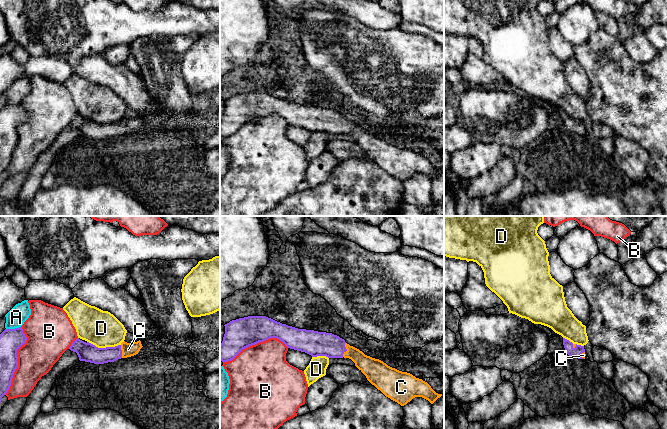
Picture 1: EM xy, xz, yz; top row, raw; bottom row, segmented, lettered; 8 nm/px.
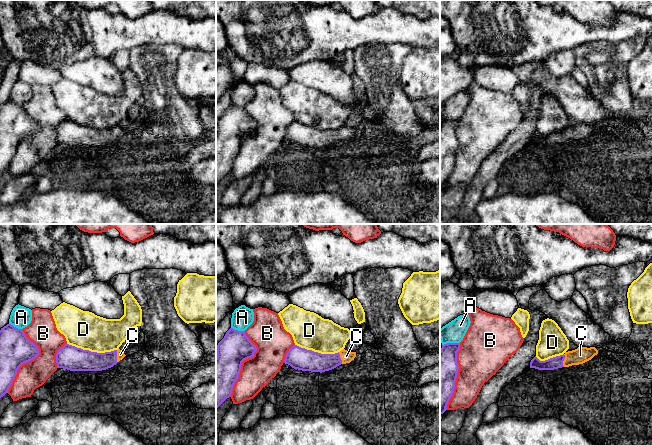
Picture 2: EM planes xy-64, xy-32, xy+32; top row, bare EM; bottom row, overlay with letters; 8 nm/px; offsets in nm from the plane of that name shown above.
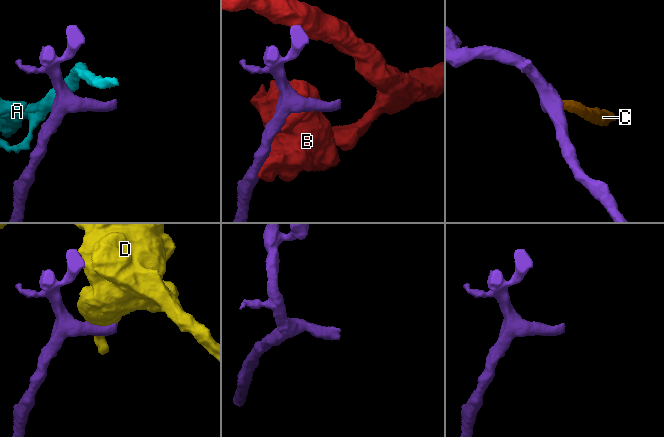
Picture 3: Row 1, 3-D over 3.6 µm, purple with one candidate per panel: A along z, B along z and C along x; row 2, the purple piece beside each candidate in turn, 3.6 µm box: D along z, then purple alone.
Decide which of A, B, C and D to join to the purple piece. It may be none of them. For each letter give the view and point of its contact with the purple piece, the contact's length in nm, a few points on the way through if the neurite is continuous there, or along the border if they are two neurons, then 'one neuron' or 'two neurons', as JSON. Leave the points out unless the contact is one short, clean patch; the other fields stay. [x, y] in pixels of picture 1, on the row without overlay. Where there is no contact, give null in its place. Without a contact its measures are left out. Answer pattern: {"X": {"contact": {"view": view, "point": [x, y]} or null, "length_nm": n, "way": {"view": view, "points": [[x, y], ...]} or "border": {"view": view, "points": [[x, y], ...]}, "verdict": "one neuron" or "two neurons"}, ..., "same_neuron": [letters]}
{"A": {"contact": {"view": "xy", "point": [13, 105]}, "length_nm": 120, "verdict": "two neurons"}, "B": {"contact": {"view": "xy", "point": [17, 136]}, "length_nm": 550, "verdict": "two neurons"}, "C": {"contact": {"view": "xz", "point": [346, 125]}, "length_nm": 120, "way": {"view": "xz", "points": [[316, 119], [346, 125], [370, 143]]}, "verdict": "one neuron"}, "D": {"contact": {"view": "xy", "point": [104, 124]}, "length_nm": 280, "verdict": "two neurons"}, "same_neuron": ["C"]}

